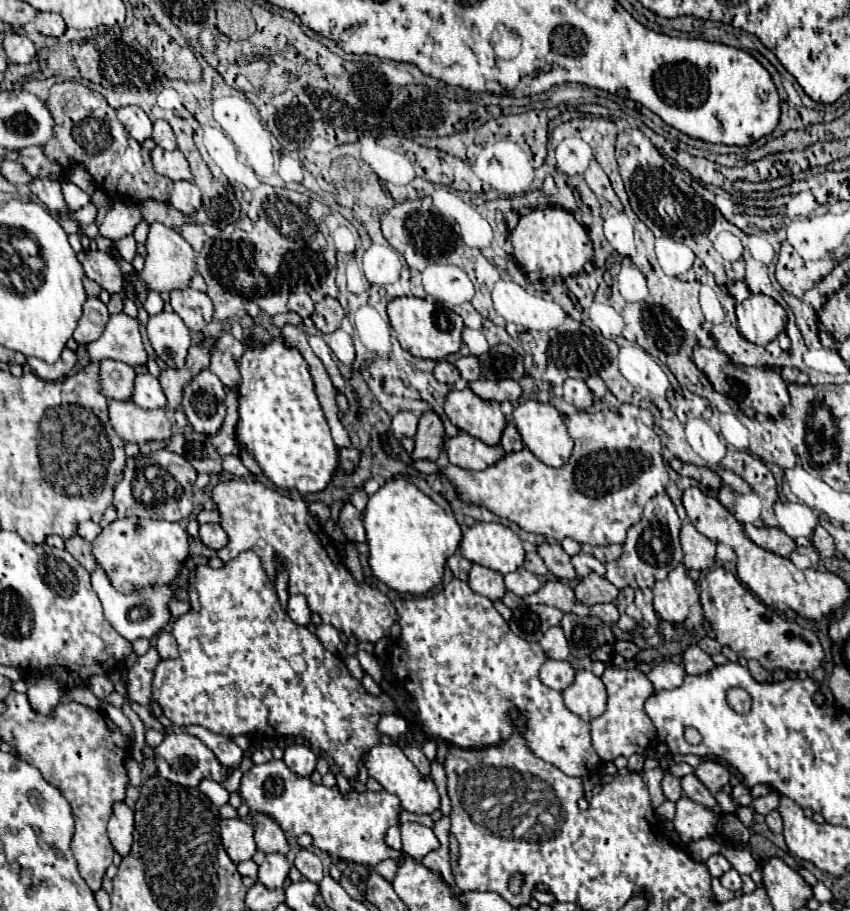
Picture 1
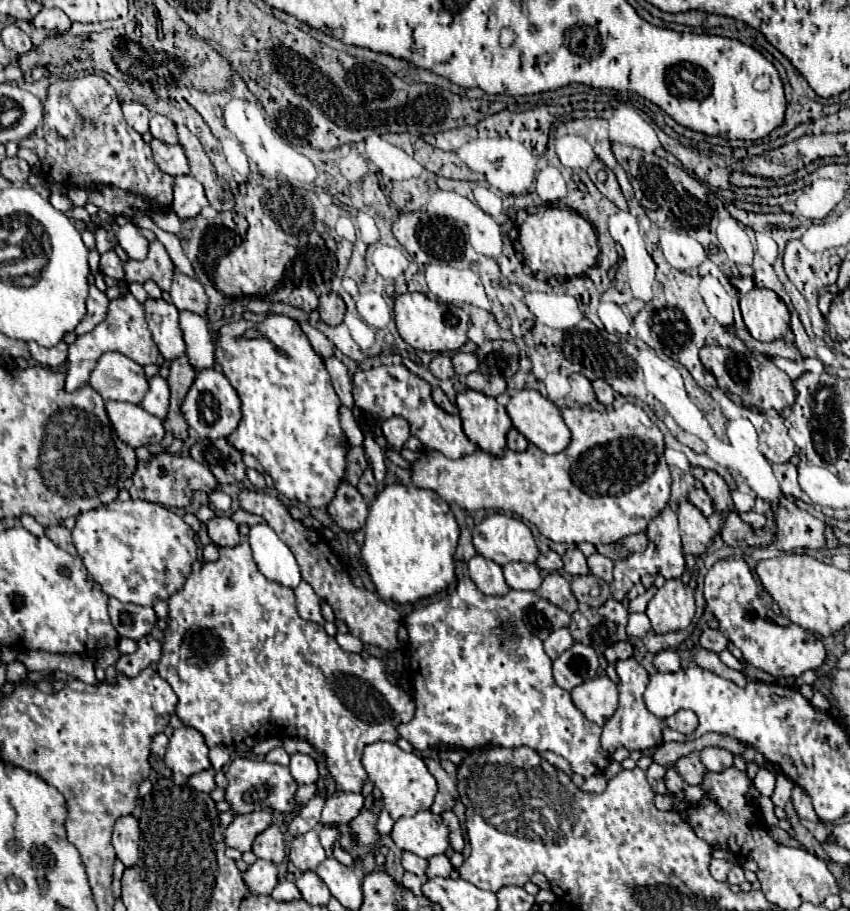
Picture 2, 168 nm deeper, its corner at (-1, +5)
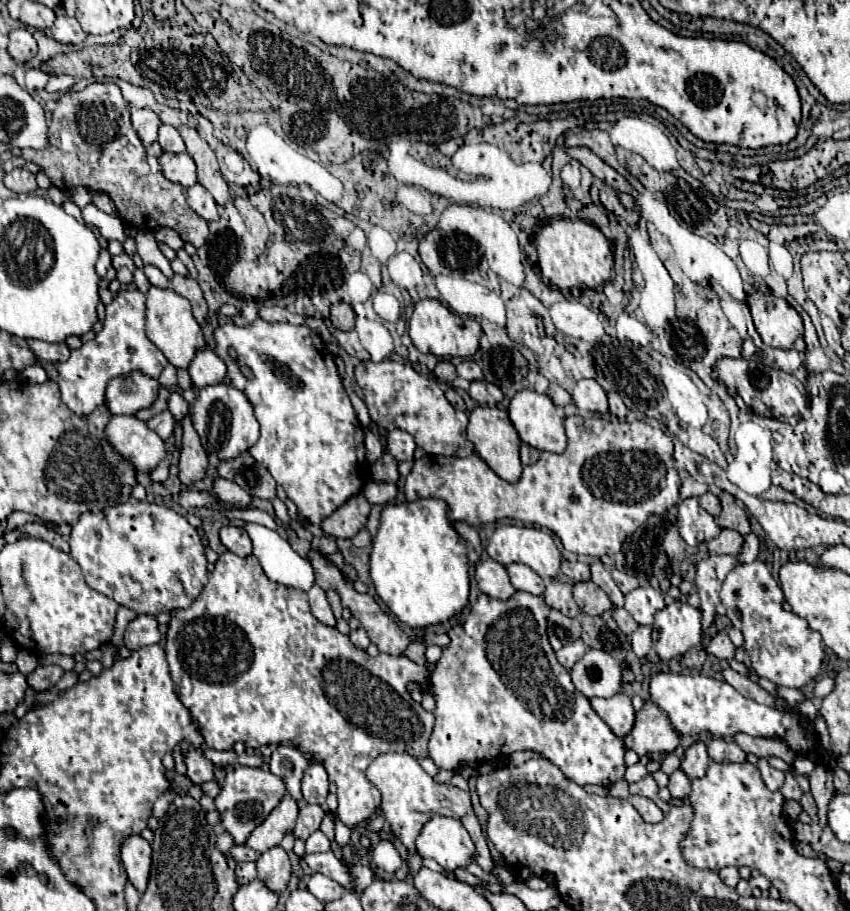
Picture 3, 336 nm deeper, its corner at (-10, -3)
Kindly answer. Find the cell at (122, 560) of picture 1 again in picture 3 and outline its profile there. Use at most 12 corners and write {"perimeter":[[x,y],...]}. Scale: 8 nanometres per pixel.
{"perimeter":[[175,510],[83,514],[85,582],[139,614],[189,608],[207,574]]}

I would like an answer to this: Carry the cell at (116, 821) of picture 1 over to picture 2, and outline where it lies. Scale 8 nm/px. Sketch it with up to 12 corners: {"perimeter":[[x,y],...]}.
{"perimeter":[[134,816],[116,820],[112,846],[126,868],[138,862]]}

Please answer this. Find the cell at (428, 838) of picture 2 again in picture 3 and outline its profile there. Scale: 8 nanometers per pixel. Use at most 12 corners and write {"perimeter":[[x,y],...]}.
{"perimeter":[[433,816],[417,852],[443,870],[473,862],[475,846],[459,820]]}

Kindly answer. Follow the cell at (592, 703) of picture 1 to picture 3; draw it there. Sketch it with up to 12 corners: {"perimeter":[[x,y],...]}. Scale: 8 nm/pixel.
{"perimeter":[[629,696],[591,698],[591,706],[615,736],[633,728]]}

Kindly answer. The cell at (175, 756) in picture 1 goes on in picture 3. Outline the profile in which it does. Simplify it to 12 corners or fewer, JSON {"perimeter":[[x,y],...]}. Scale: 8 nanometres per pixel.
{"perimeter":[[193,744],[185,754],[195,784],[213,780],[213,764]]}

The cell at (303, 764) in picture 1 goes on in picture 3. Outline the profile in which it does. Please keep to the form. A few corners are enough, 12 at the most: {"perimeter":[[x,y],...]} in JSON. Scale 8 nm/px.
{"perimeter":[[309,764],[301,782],[309,804],[323,804],[329,792],[325,768]]}

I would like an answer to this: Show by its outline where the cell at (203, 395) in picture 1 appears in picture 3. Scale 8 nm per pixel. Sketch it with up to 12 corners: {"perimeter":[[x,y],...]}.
{"perimeter":[[199,390],[191,420],[203,448],[221,460],[259,438],[241,390]]}

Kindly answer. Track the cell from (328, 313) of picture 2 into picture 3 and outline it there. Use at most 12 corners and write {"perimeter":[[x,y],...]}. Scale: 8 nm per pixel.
{"perimeter":[[345,302],[333,304],[329,318],[339,330],[355,326],[355,312]]}

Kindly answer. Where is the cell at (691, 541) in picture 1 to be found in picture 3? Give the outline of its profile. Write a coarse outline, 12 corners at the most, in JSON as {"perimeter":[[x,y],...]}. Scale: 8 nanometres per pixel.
{"perimeter":[[695,498],[679,504],[679,534],[689,546],[721,528]]}

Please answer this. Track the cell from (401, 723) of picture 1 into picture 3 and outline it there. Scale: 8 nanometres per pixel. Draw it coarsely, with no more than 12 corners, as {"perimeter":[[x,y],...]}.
{"perimeter":[[479,594],[429,676],[429,758],[537,750],[581,786],[623,740],[573,688],[541,596]]}

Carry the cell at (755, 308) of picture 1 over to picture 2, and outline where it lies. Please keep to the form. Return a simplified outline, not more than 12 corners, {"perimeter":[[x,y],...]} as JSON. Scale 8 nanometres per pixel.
{"perimeter":[[774,290],[740,296],[748,332],[762,342],[784,338],[790,312]]}

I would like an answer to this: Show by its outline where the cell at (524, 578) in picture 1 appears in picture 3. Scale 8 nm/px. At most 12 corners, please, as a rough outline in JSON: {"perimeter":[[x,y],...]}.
{"perimeter":[[509,564],[511,584],[535,596],[545,590],[543,578],[529,566]]}

